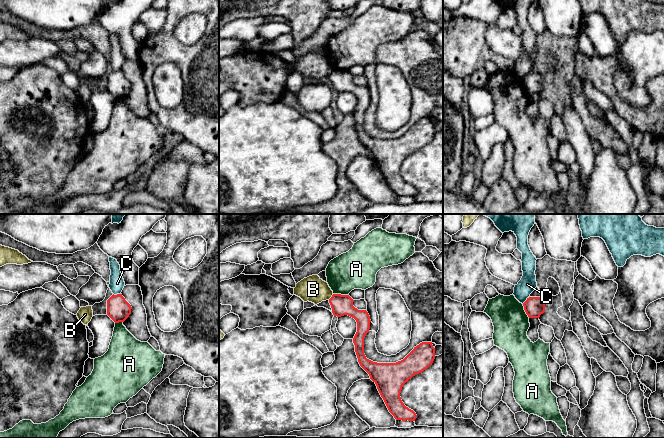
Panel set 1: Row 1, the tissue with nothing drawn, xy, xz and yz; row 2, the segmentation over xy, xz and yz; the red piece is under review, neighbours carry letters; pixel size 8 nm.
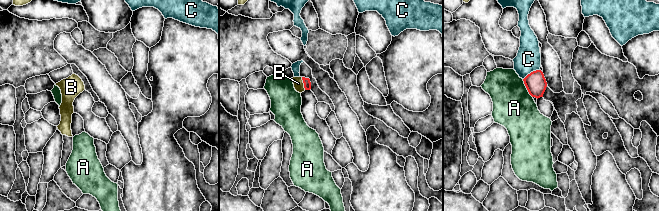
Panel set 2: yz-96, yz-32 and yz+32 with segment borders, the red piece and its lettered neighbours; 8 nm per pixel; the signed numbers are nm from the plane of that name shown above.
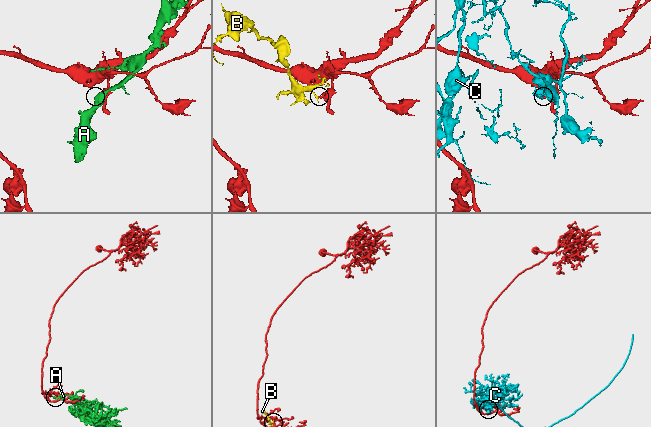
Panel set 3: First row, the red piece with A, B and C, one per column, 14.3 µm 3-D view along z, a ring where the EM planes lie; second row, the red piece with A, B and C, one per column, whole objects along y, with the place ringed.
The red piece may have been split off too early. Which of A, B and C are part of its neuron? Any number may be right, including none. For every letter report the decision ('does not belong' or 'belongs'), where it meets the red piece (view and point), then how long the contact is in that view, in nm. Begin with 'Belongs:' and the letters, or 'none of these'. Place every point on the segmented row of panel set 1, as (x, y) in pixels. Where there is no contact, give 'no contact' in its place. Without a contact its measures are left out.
Belongs: none of these
A: does not belong | xz (340, 294) | 120 nm
B: does not belong | xz (331, 297) | 60 nm
C: does not belong | xy (117, 294) | 60 nm

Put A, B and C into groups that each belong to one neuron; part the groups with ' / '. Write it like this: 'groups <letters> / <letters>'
groups A / B / C

